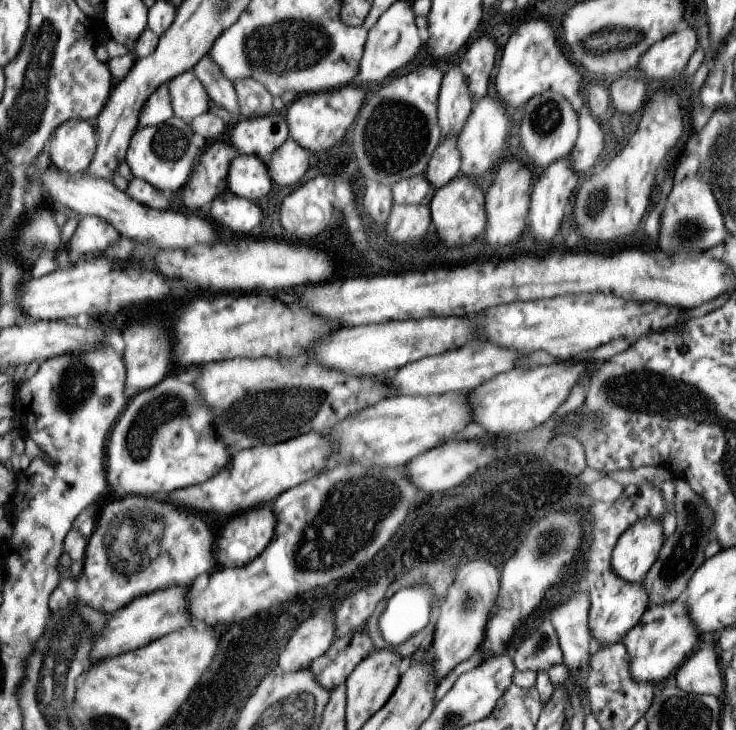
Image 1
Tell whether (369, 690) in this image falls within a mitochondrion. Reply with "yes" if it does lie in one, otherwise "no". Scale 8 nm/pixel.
no

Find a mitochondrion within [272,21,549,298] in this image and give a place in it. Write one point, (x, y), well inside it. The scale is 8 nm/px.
(397, 136)

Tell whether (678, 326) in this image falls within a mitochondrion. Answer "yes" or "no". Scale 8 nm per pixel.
no

